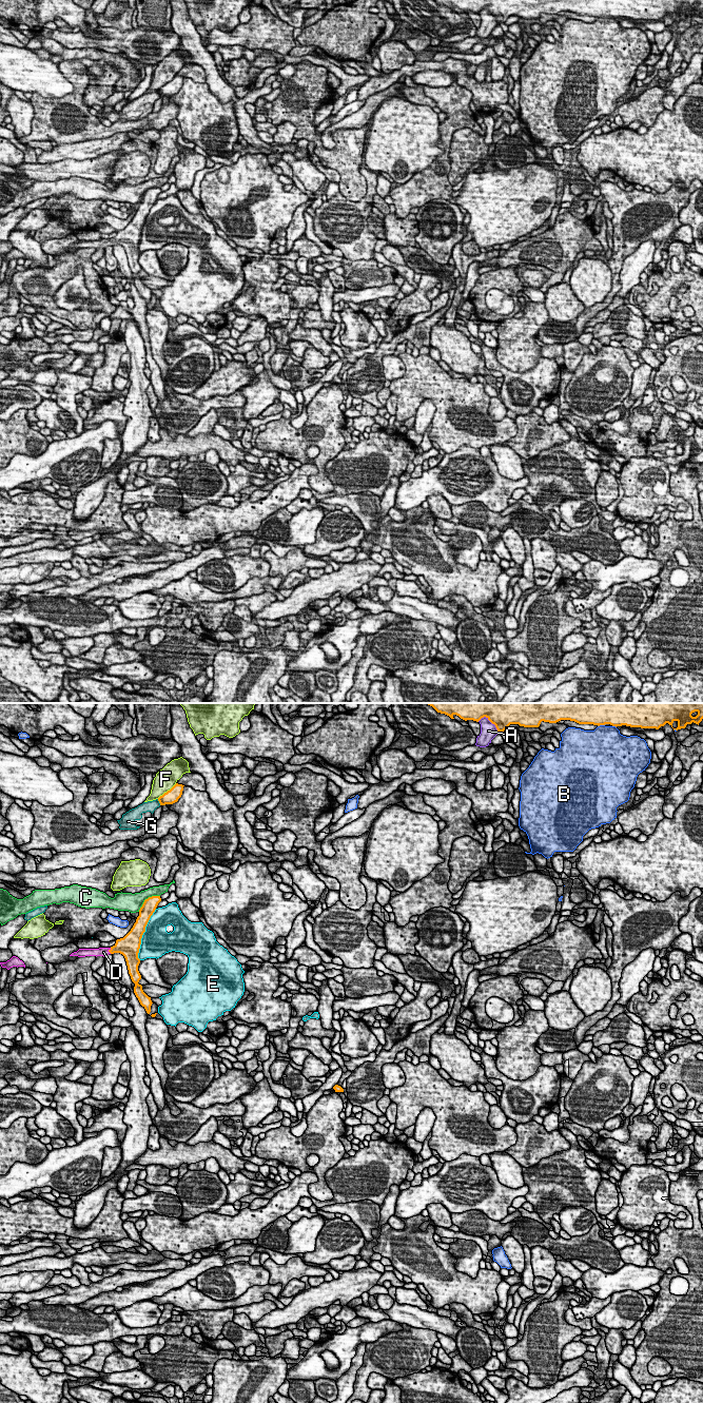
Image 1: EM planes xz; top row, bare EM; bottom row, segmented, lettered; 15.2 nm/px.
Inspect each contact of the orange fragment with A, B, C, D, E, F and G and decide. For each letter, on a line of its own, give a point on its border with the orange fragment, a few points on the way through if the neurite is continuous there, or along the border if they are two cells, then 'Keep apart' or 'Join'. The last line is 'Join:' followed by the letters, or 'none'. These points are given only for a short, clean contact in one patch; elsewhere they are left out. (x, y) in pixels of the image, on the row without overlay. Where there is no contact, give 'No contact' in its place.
A: Touches orange at xz (489, 12). Keep apart
B: Touches orange at xz (601, 16). Keep apart
C: Touches orange at xz (148, 190). Keep apart
D: Touches orange at xz (109, 242). Path across: xz (123, 237), (109, 242), (103, 244). Join
E: Touches orange at xz (142, 226). Keep apart
F: Touches orange at xz (168, 82). Keep apart
G: Touches orange at xz (159, 94). Keep apart
Join: D

